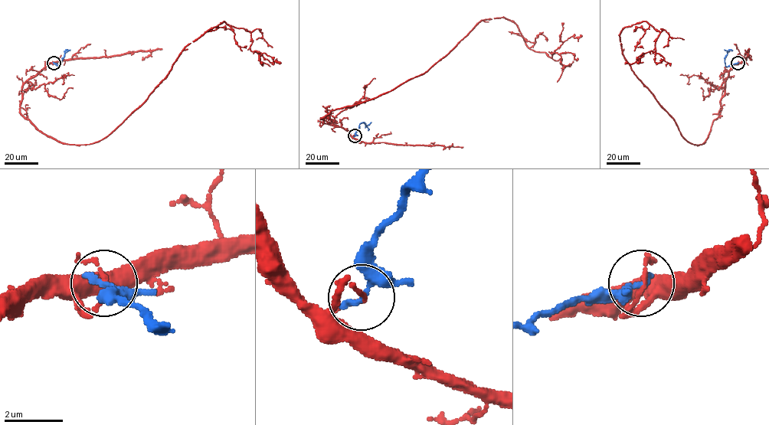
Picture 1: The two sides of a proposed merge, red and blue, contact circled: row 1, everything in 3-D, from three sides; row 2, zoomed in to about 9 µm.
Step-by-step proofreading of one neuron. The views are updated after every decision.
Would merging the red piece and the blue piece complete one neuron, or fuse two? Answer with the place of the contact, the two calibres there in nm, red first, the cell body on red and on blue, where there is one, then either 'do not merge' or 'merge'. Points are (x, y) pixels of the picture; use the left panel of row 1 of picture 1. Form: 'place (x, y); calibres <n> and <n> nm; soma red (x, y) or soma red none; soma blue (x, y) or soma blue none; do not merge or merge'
place (53, 63); calibres 120 and 300 nm; soma red none; soma blue none; do not merge

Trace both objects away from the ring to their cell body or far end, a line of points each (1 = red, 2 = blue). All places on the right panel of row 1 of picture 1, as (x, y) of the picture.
1: (737, 63), (701, 144), (681, 133), (623, 53), (621, 31), (646, 21), (659, 34), (656, 50), (637, 63)
2: (737, 63), (725, 65), (728, 51), (732, 50)

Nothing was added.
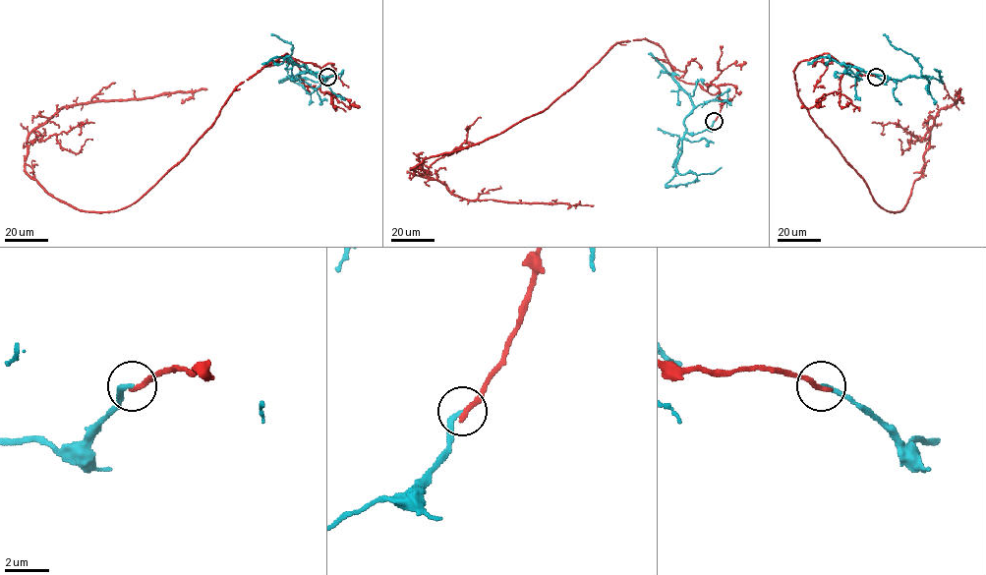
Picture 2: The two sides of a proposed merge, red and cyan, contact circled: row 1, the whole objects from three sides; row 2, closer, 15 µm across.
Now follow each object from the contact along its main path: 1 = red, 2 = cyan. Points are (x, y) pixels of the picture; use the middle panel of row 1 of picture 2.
1: (714, 121), (719, 91), (636, 39), (540, 112), (412, 170), (470, 201), (568, 207)
2: (714, 121), (708, 129), (697, 134), (685, 133), (680, 155), (672, 166), (677, 155), (679, 137), (658, 128)

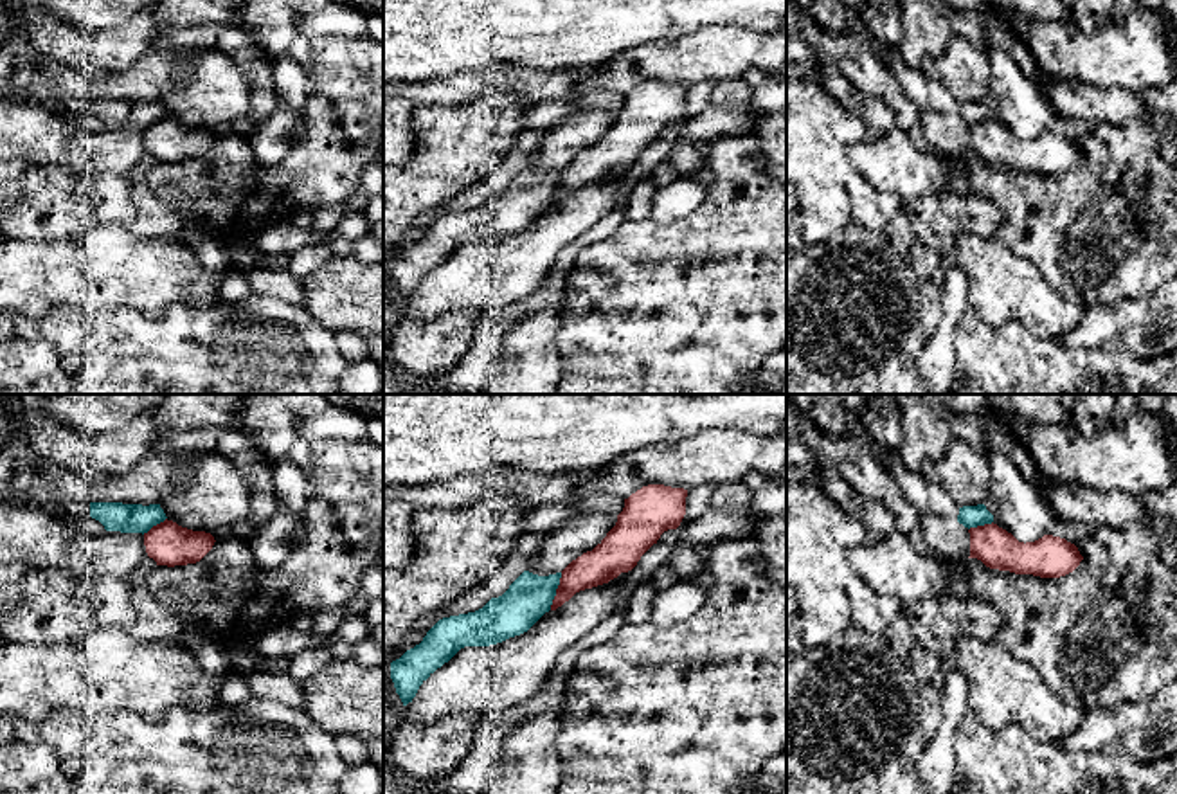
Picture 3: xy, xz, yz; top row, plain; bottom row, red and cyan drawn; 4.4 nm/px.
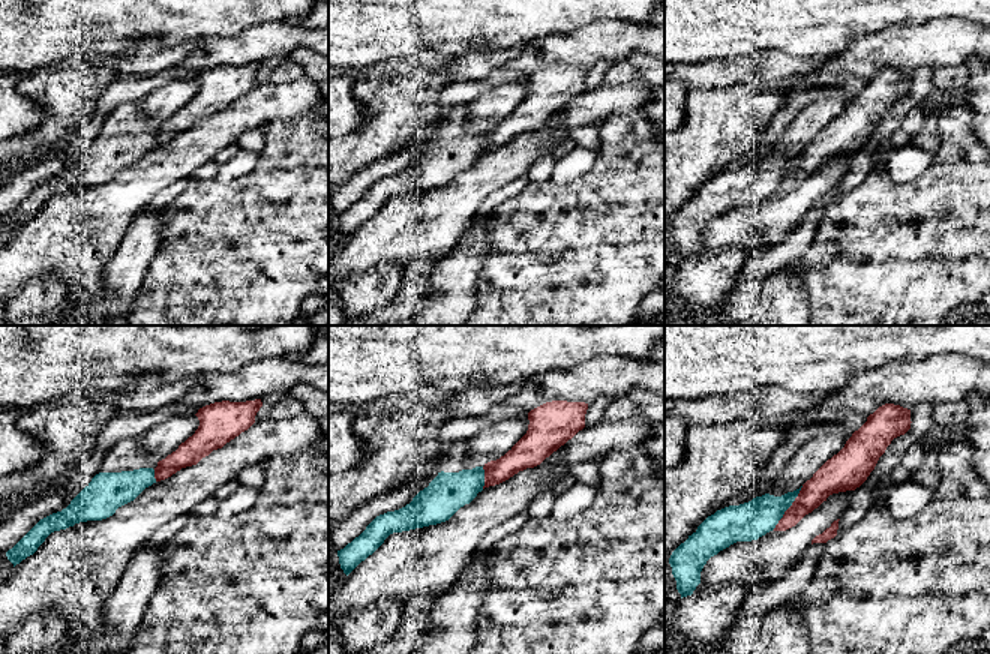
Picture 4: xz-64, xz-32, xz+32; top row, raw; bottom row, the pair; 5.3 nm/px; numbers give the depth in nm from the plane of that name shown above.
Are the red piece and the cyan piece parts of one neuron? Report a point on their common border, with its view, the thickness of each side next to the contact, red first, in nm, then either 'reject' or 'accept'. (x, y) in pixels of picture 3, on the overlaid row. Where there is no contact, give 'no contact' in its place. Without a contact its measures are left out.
xz (557, 591) | 160/200 nm | reject

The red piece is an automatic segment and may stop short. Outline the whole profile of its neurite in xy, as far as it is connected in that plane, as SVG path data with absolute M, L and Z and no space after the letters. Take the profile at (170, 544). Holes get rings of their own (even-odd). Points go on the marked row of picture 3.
M164 520L144 533L144 546L157 565L187 565L200 562L214 546L214 537Z

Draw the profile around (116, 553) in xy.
M106 531L94 538L92 571L130 582L146 556L142 533Z

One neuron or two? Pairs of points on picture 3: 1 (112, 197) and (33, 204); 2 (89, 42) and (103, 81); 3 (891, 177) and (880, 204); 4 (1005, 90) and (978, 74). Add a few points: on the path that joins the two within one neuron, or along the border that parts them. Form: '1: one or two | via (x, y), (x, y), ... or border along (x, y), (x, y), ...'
1: one | via (92, 197), (53, 204)
2: two | border along (139, 56), (119, 71), (69, 67), (56, 62)
3: two | border along (852, 170), (877, 189), (900, 198)
4: two | border along (988, 49), (990, 92), (983, 99)

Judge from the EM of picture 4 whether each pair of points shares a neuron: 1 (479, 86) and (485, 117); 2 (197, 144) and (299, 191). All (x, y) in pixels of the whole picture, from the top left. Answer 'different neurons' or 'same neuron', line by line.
1: different neurons
2: different neurons

